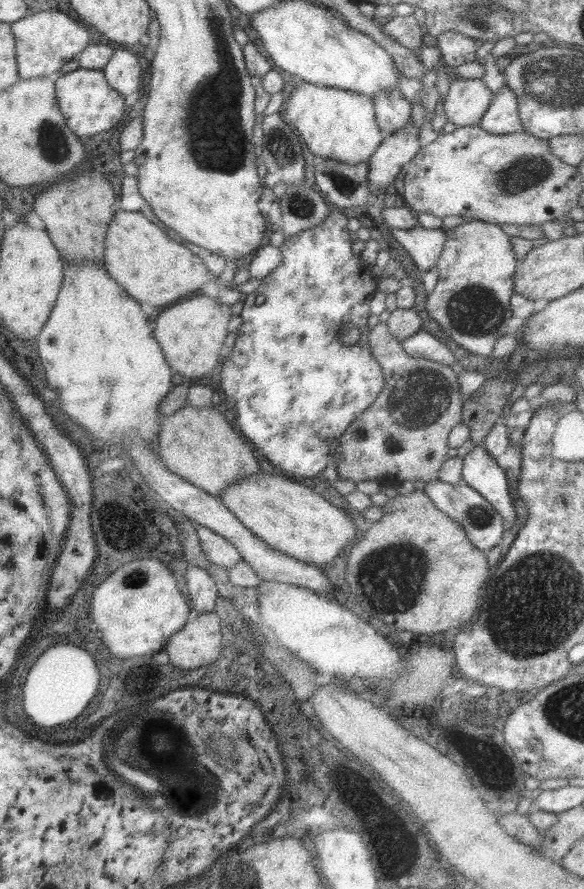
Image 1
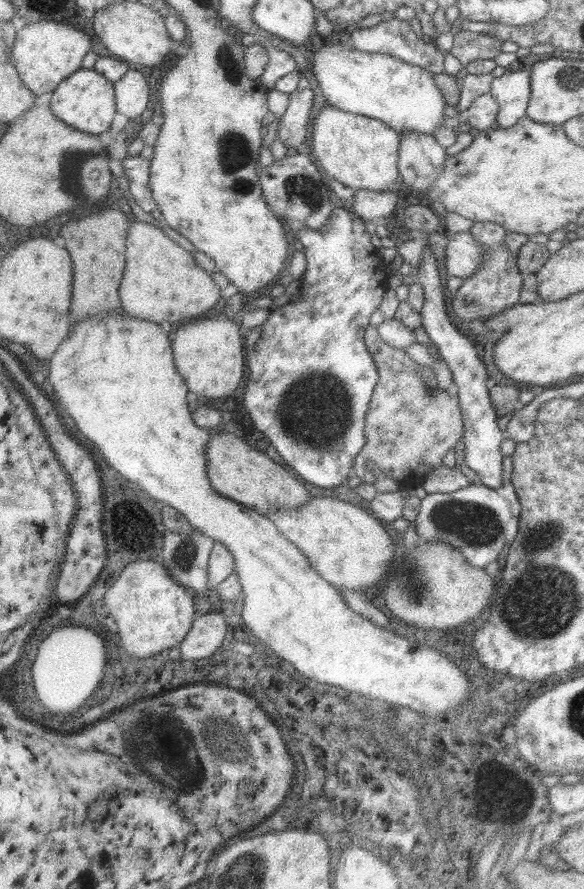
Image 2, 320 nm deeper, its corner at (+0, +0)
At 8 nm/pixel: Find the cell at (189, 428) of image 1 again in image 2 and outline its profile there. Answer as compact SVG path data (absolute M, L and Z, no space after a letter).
M212 431L205 445L206 473L209 484L221 496L257 511L267 517L272 509L299 508L312 496L304 488L304 481L292 476L279 464L269 459L265 452L249 445L246 438L237 438L233 433Z

